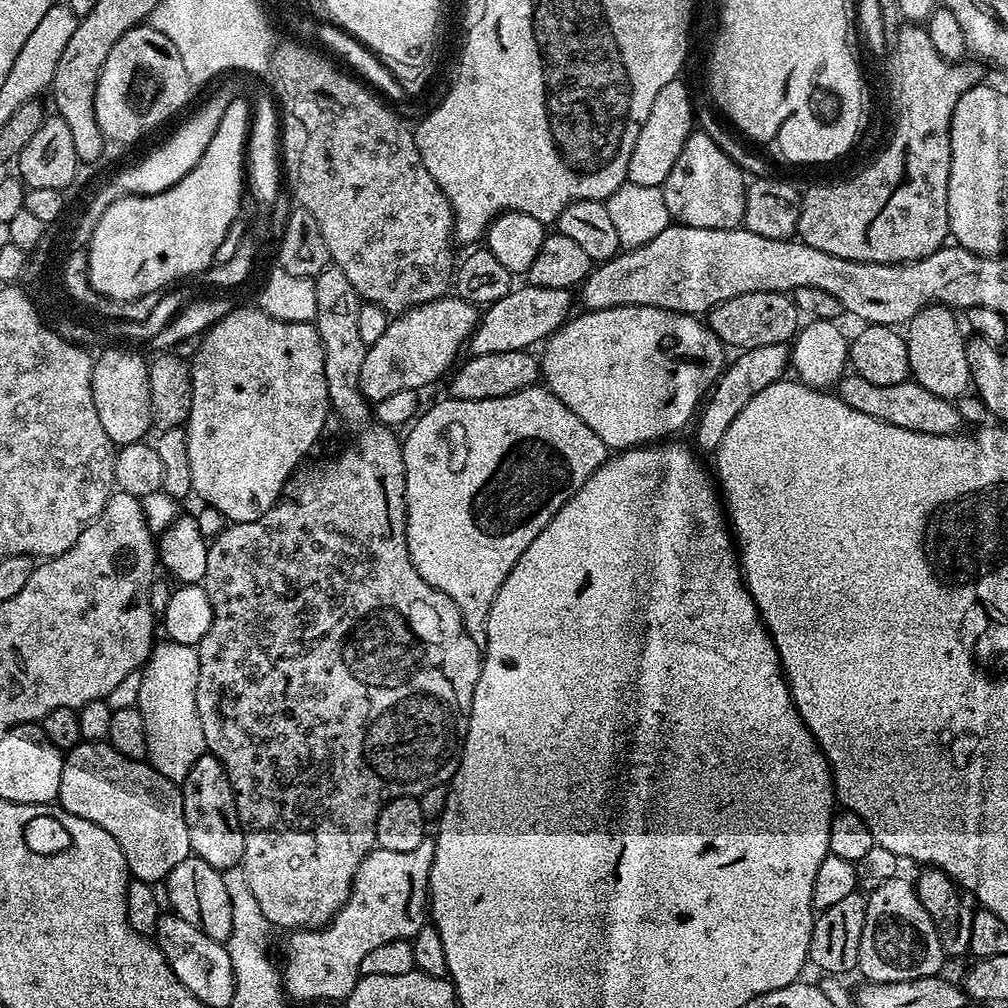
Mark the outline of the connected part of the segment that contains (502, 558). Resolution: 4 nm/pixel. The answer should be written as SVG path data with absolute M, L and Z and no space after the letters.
M544 386L523 388L520 392L506 394L502 398L481 400L445 398L438 401L433 408L425 407L412 420L407 431L409 431L408 437L405 435L402 440L406 482L404 513L406 514L406 542L410 550L410 558L414 562L414 570L418 570L418 574L422 574L422 578L430 582L430 586L434 586L439 592L445 592L452 599L454 606L458 606L462 614L466 634L470 634L470 638L474 638L474 642L482 646L486 642L490 606L502 582L506 582L506 574L510 574L514 562L522 558L522 550L526 550L526 546L530 546L530 542L534 542L534 538L542 534L546 522L550 522L550 518L554 518L554 514L558 514L562 506L566 506L566 502L582 487L586 478L590 478L590 474L594 474L604 465L610 455L610 449L602 442L602 438L598 438L598 434L594 434L594 430L590 430L590 426L586 426L586 422L582 422L582 418L578 418L578 414L574 414L574 410L570 410L570 406L563 404Z

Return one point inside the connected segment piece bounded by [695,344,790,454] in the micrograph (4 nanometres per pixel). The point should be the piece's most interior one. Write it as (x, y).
(755, 369)

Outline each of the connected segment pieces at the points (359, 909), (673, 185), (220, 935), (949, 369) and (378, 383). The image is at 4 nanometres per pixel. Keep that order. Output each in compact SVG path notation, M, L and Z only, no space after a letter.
M426 838L415 850L395 852L373 848L364 857L362 866L352 883L350 898L338 910L332 923L326 928L311 930L296 930L288 940L288 965L282 968L282 987L289 1001L296 1000L340 1000L347 1001L348 995L354 990L357 980L360 979L362 958L370 954L378 946L386 946L395 940L411 940L418 934L418 930L426 927L430 916L430 897L428 883L430 870L434 862L435 839Z
M693 130L689 134L686 138L686 146L682 146L682 154L678 154L678 162L674 162L674 170L670 170L662 187L666 198L666 210L675 223L695 228L739 228L743 225L745 173L718 148L717 143L704 131Z
M190 854L182 862L178 862L174 870L170 870L170 874L162 882L162 892L166 897L167 907L169 904L172 907L169 909L175 915L186 918L186 922L198 926L198 930L202 930L202 934L210 938L221 942L228 941L234 927L234 914L221 869L210 866L210 862Z
M930 304L920 308L918 314L908 320L904 330L913 379L934 395L953 402L959 401L959 396L972 384L972 371L966 362L966 332L961 321L956 321L956 316L953 309Z
M449 294L408 308L389 319L382 338L367 345L362 358L362 374L358 374L362 394L369 402L377 402L400 390L423 390L427 384L434 383L444 371L447 373L457 363L456 355L463 344L465 347L471 341L481 315L477 305Z

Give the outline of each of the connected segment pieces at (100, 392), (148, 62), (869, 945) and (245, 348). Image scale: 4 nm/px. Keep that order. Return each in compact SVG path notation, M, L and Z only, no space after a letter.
M108 346L95 357L92 366L92 393L94 394L94 407L98 409L98 418L102 421L102 430L112 439L113 445L139 444L145 439L147 432L153 431L152 411L150 410L150 374L149 361L143 360L136 352L128 348Z
M149 26L131 28L114 42L114 50L106 54L106 66L102 66L102 74L96 87L96 117L105 141L116 144L132 144L143 138L147 132L155 130L159 124L164 124L175 112L184 108L188 95L194 92L190 78L182 64L182 57L177 47L164 33Z
M897 874L892 880L882 882L882 886L867 893L866 922L862 922L862 942L858 946L856 968L864 975L865 981L874 984L917 980L923 976L935 976L946 963L942 946L926 906L918 902L913 881L903 880Z
M240 306L233 307L232 312L226 314L221 318L217 324L213 325L206 332L199 337L200 349L197 350L193 356L190 356L190 367L192 369L192 397L190 398L190 414L188 415L188 423L186 425L186 454L190 454L190 478L192 479L192 491L198 497L201 496L203 503L214 510L221 512L225 521L233 524L241 524L242 522L254 522L258 518L262 518L262 514L266 514L266 510L270 510L281 499L282 493L285 491L286 485L292 479L294 473L301 467L300 464L304 460L304 455L315 446L320 440L320 435L324 432L324 423L328 420L328 412L330 416L330 405L328 402L328 391L326 390L326 370L324 369L324 351L322 350L322 338L318 334L315 323L309 322L303 324L302 322L286 322L274 318L270 314L266 314L259 306L252 306L252 308L240 308Z

